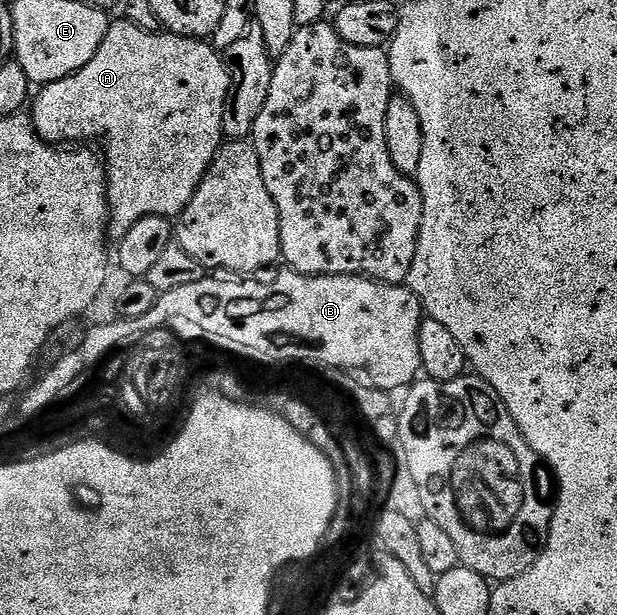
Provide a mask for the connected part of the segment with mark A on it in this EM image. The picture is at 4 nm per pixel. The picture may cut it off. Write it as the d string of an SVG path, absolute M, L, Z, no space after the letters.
M118 17L118 19L114 18L112 22L110 22L109 28L107 29L107 37L103 37L103 45L99 45L99 53L95 53L95 57L91 57L91 61L87 61L87 65L83 65L83 69L79 69L75 73L71 73L67 77L63 77L54 83L44 84L44 86L42 86L38 91L41 92L39 92L38 95L36 92L35 98L31 103L31 118L35 125L35 129L37 130L37 135L45 143L51 143L54 145L77 145L82 141L89 141L85 139L105 139L103 162L105 164L105 179L109 183L109 230L107 235L108 238L113 241L121 240L122 237L129 232L131 225L135 225L135 221L143 221L143 217L158 215L164 219L169 219L170 217L180 216L181 212L184 211L187 204L191 201L193 194L195 194L199 189L199 185L203 181L203 177L209 172L209 167L213 164L213 158L216 157L217 151L223 142L223 109L225 108L225 102L227 101L227 93L229 92L229 78L227 77L227 69L225 68L225 61L222 52L216 51L212 42L203 39L188 39L182 35L170 35L168 33L158 33L156 31L141 31L139 29L139 25L135 25L130 21L130 19L124 17Z

